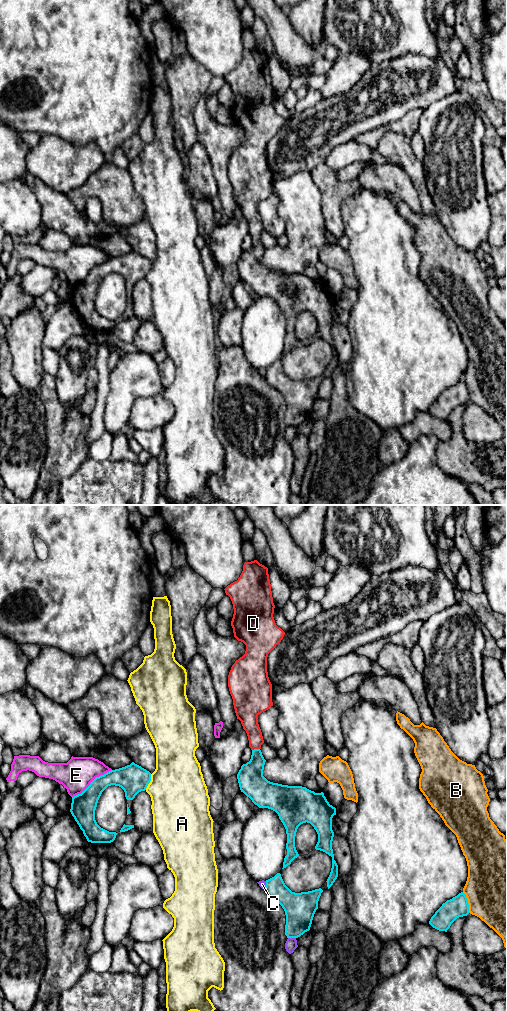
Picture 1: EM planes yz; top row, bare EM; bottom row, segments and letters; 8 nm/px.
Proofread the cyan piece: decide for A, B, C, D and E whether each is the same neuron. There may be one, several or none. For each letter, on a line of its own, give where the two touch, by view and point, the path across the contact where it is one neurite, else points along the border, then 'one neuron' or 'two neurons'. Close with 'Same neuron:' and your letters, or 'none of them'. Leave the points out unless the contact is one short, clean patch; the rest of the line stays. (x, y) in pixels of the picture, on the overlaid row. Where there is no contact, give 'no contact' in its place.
A: contact yz (149, 782); two neurons
B: contact yz (467, 902); two neurons
C: contact yz (292, 937); two neurons
D: contact yz (255, 749); way yz (250, 777), (255, 767), (255, 749), (255, 735), (249, 719); one neuron
E: contact yz (91, 782); two neurons
Same neuron: D

